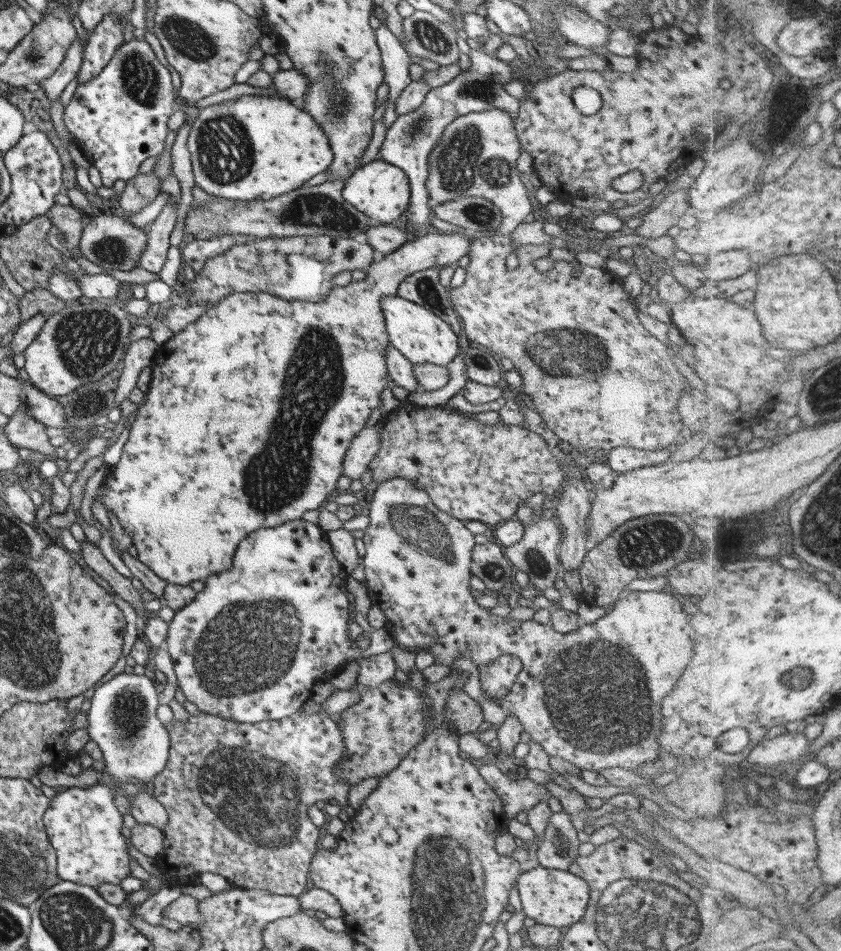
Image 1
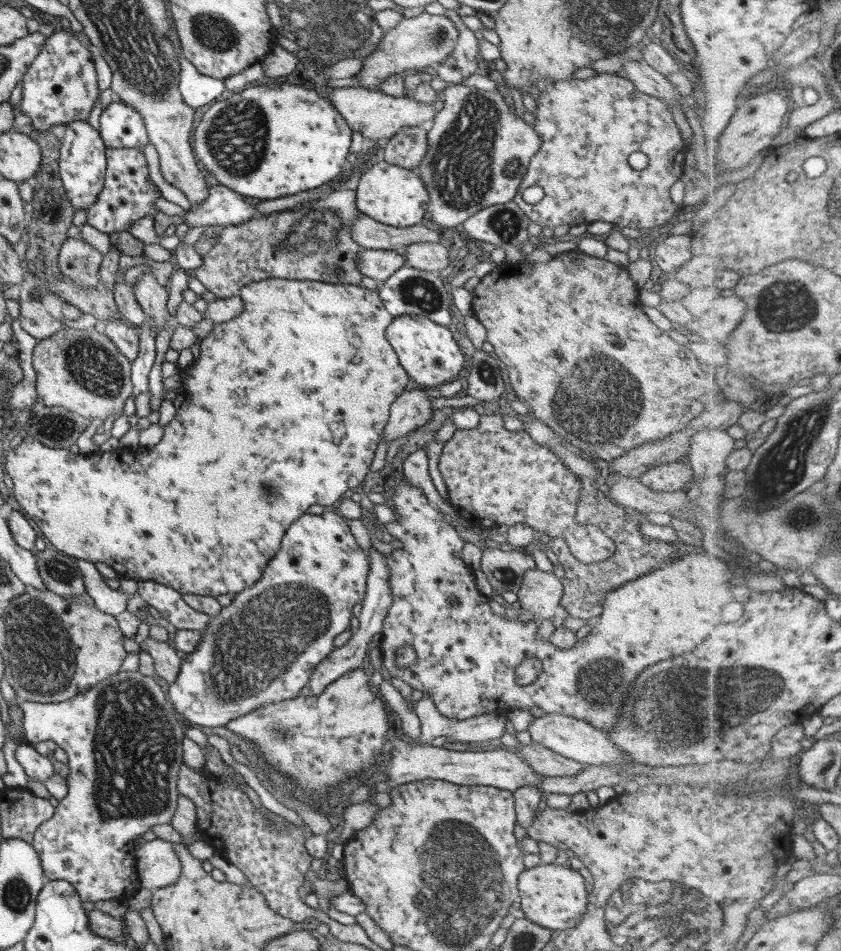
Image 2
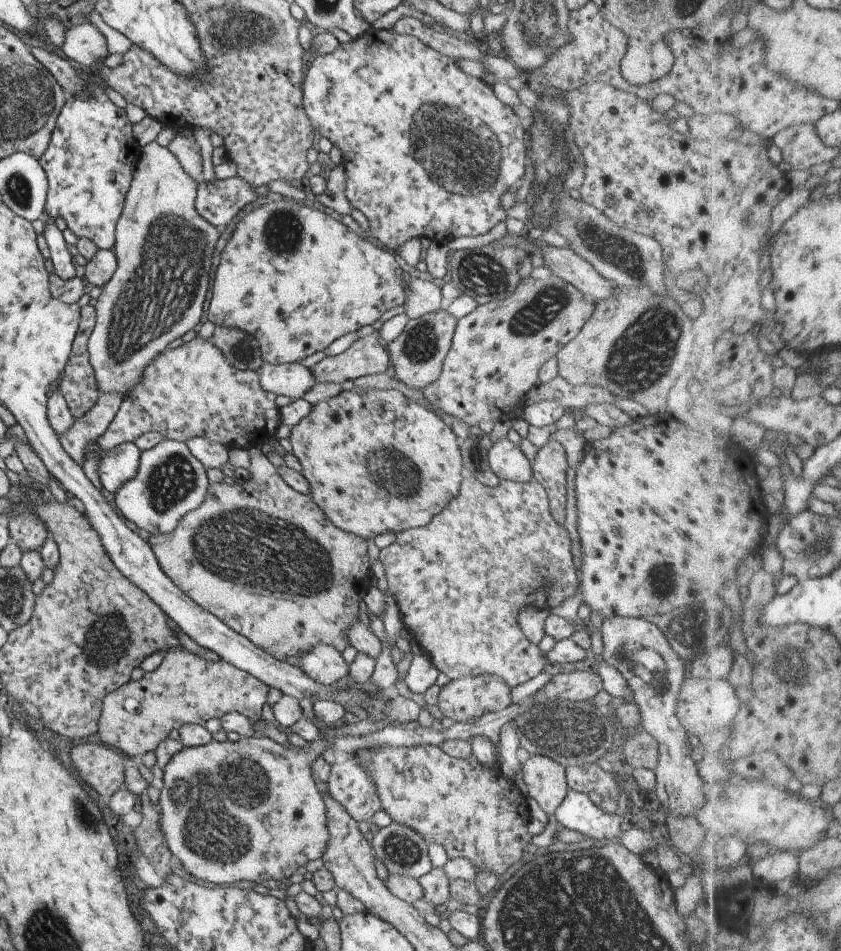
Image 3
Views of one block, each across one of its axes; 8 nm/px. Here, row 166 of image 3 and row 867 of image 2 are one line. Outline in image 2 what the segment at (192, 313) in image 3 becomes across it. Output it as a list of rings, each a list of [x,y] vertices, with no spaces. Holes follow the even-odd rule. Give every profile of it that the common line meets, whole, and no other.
[[[159,838],[144,841],[133,849],[134,865],[142,888],[154,890],[173,884],[181,865],[174,846]]]

